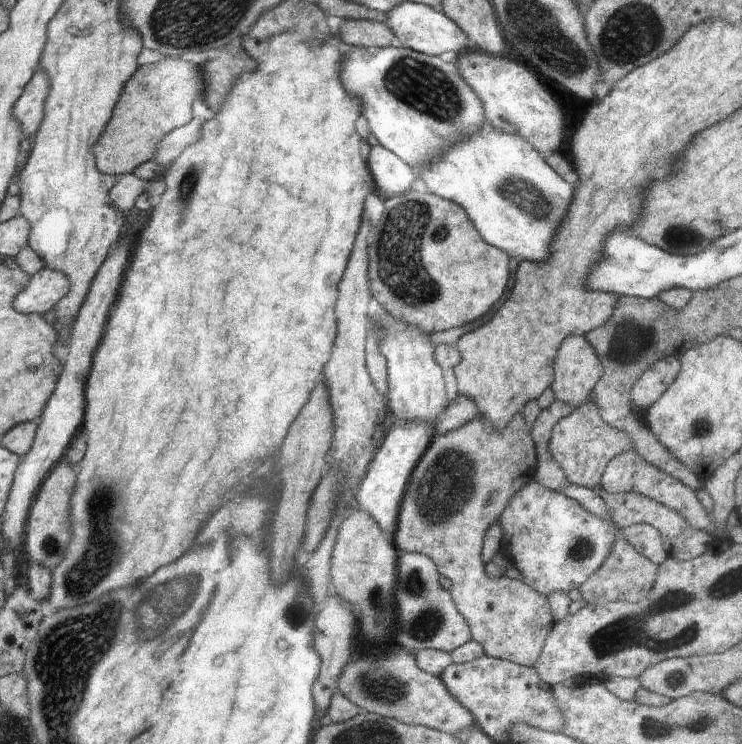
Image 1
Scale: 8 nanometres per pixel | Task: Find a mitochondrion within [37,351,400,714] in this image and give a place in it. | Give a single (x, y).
(106, 548)

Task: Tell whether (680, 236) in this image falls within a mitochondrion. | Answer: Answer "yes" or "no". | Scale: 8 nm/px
yes

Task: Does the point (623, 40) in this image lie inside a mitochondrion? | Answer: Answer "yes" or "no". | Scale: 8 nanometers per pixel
yes

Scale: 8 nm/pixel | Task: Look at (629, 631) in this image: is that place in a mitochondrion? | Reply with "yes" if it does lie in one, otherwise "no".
yes

